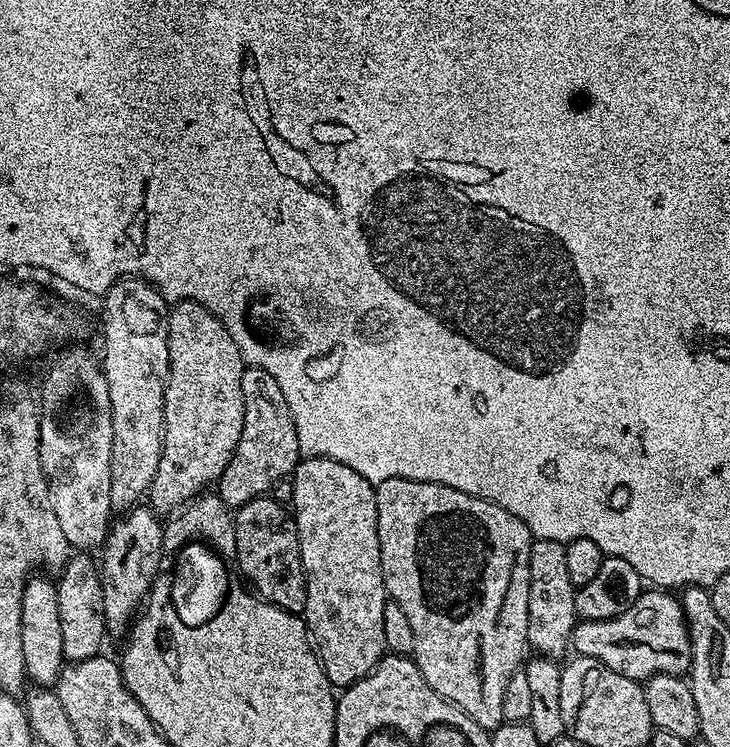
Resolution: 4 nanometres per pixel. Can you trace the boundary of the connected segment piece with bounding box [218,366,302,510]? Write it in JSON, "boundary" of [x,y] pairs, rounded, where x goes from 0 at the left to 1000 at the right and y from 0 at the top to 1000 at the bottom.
{"boundary":[[[340,490],[332,501],[332,527],[332,586],[326,586],[321,613],[315,613],[315,624],[304,629],[299,644],[300,667],[314,683],[330,680],[337,672],[371,660],[371,653],[388,637],[389,641],[399,639],[414,614],[397,541],[392,538],[381,511],[375,511],[375,506],[355,490]]]}

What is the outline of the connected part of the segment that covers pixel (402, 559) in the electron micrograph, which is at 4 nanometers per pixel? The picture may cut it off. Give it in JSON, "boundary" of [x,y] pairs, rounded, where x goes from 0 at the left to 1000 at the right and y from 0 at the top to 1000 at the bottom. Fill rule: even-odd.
{"boundary":[[[529,640],[522,648],[514,649],[515,656],[515,697],[518,699],[518,726],[521,727],[521,751],[526,764],[526,791],[532,803],[545,806],[562,838],[567,842],[568,882],[578,908],[608,937],[615,937],[625,948],[633,949],[655,972],[664,977],[678,977],[692,968],[688,953],[688,929],[704,908],[707,900],[714,898],[719,888],[723,865],[723,813],[726,811],[726,736],[729,735],[729,711],[704,688],[688,683],[670,669],[649,667],[644,661],[633,661],[633,656],[622,656],[616,651],[605,651],[595,645],[573,645],[556,640]]]}

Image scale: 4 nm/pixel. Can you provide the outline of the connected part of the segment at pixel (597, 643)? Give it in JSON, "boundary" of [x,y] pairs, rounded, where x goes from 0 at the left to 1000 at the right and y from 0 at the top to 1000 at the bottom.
{"boundary":[[[915,790],[878,791],[868,811],[847,827],[795,830],[784,845],[784,867],[790,878],[814,881],[836,897],[878,913],[901,902],[937,905],[948,893],[948,866],[937,814]]]}

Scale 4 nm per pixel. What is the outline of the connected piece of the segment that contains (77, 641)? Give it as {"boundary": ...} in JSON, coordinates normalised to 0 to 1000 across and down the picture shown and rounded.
{"boundary":[[[105,738],[95,744],[88,759],[81,762],[82,776],[75,778],[79,795],[79,822],[85,831],[85,876],[89,885],[105,889],[118,881],[129,881],[144,871],[142,851],[149,850],[145,838],[145,822],[142,821],[142,802],[140,801],[140,774],[137,762],[130,748],[119,739]]]}

